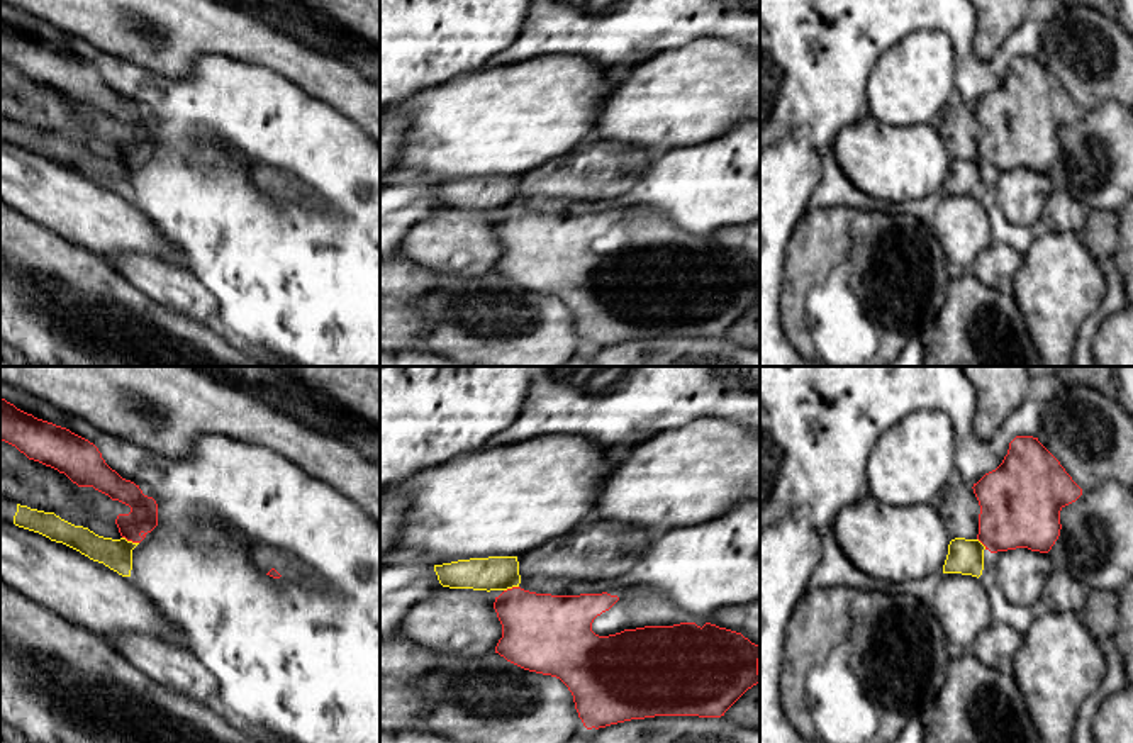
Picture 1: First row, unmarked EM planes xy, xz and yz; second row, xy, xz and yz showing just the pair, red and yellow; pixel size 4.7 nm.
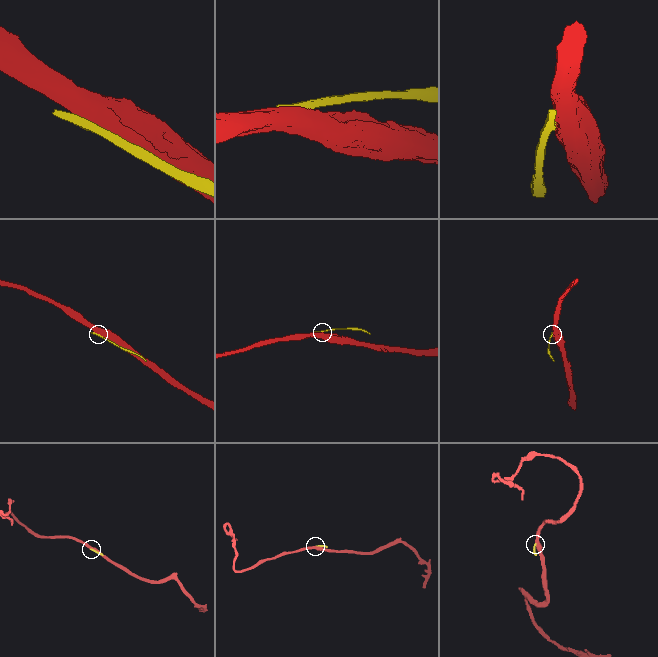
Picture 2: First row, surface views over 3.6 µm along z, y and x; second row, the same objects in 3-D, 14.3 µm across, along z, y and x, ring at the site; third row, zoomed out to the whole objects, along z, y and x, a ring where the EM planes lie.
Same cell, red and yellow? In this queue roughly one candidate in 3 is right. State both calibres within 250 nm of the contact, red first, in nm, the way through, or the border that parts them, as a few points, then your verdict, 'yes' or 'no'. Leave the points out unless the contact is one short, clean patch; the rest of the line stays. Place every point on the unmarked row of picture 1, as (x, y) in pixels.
140/140 nm | along xy (122, 156), (138, 163) | no

